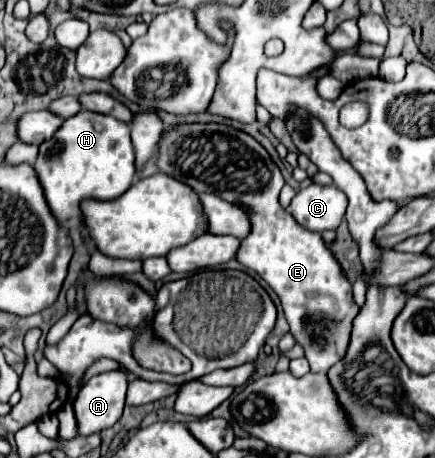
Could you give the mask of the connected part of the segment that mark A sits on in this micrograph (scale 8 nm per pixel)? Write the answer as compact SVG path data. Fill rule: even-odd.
M110 370L90 378L78 392L74 412L78 418L78 434L94 434L118 422L124 410L128 388L126 370Z

